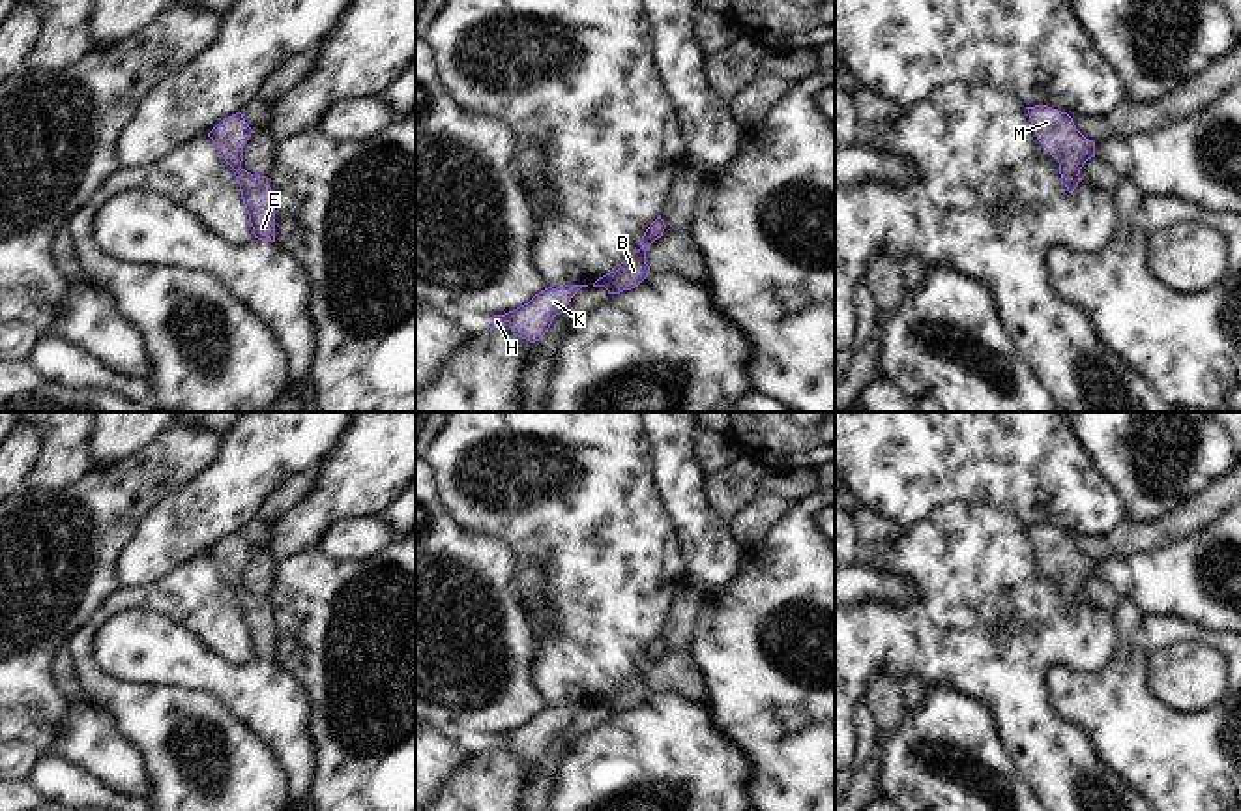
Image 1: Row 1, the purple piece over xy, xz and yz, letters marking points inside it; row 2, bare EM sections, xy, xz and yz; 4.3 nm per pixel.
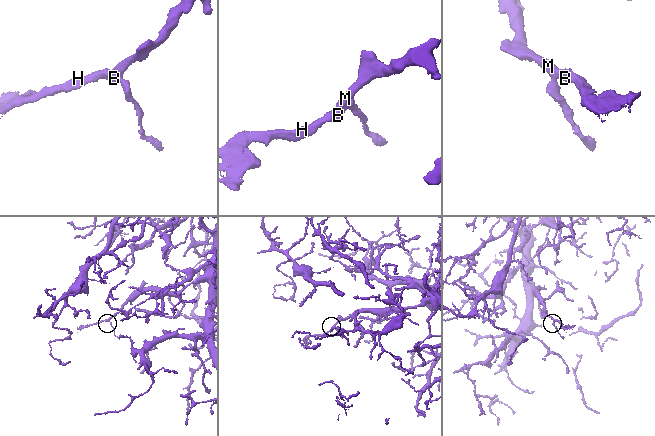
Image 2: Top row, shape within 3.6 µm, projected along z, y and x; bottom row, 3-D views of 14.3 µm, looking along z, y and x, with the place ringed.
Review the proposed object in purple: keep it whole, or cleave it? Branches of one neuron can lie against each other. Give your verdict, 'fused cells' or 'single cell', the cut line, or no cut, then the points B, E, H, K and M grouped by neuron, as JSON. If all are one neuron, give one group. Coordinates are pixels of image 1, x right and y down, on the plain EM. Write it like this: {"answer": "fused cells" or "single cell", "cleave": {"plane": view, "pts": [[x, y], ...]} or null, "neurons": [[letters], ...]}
{"answer": "single cell", "cleave": null, "neurons": [["B", "E", "H", "K", "M"]]}

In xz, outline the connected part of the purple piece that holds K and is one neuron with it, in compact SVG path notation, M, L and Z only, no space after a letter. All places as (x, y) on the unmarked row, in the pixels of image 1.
M588 704L548 706L535 714L528 723L492 736L492 747L509 744L511 751L530 762L539 760L550 747L556 734L563 732L571 717Z

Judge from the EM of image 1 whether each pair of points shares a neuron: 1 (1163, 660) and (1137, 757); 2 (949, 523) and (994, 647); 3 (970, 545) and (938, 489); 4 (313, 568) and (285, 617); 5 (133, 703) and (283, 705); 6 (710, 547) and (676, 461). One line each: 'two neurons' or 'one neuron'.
1: two neurons
2: one neuron
3: two neurons
4: one neuron
5: two neurons
6: one neuron

